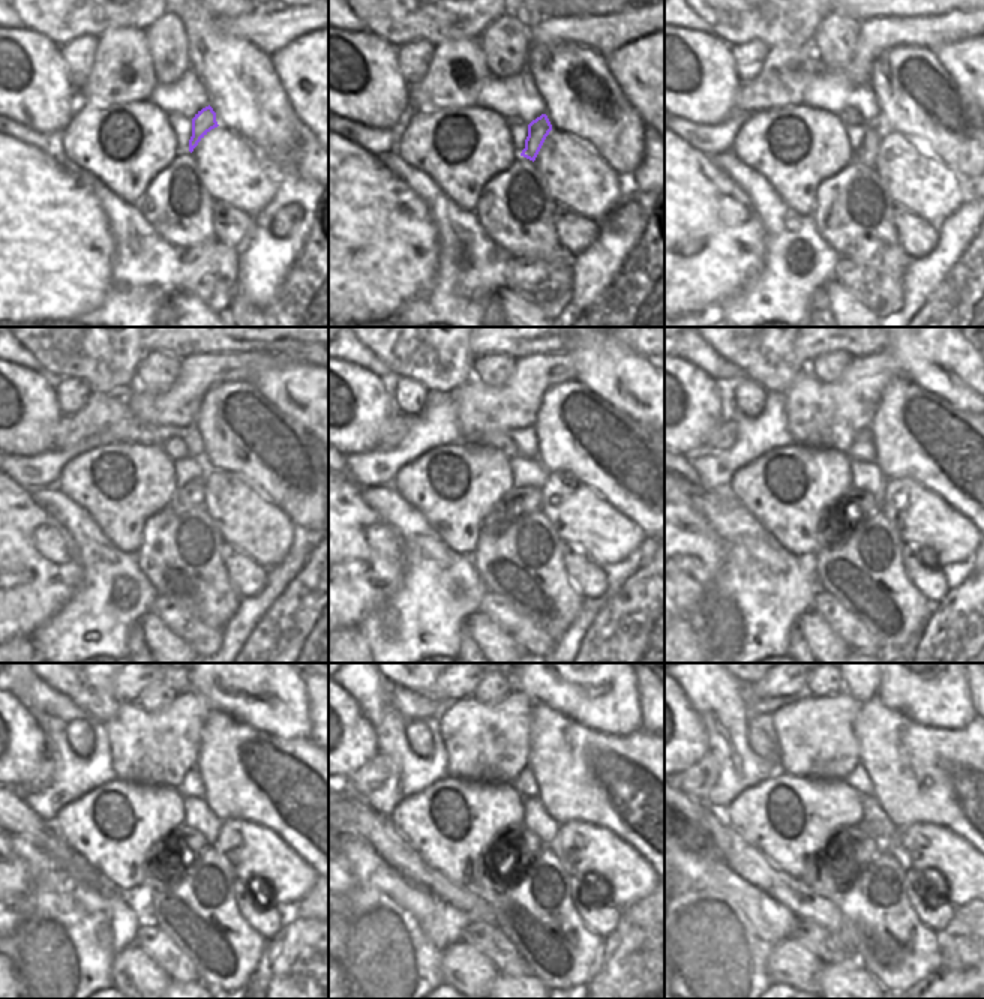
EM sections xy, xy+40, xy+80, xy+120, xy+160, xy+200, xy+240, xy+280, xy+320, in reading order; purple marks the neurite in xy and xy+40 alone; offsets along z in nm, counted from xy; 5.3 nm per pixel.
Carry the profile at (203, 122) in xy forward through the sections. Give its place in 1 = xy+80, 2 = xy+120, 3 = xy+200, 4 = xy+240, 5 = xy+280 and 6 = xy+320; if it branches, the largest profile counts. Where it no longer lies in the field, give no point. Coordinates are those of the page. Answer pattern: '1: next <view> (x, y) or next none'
1: next xy+80 (864, 155)
2: next xy+120 (189, 497)
3: next xy+200 (864, 503)
4: next xy+240 (194, 843)
5: next xy+280 (518, 845)
6: next xy+320 (839, 858)

